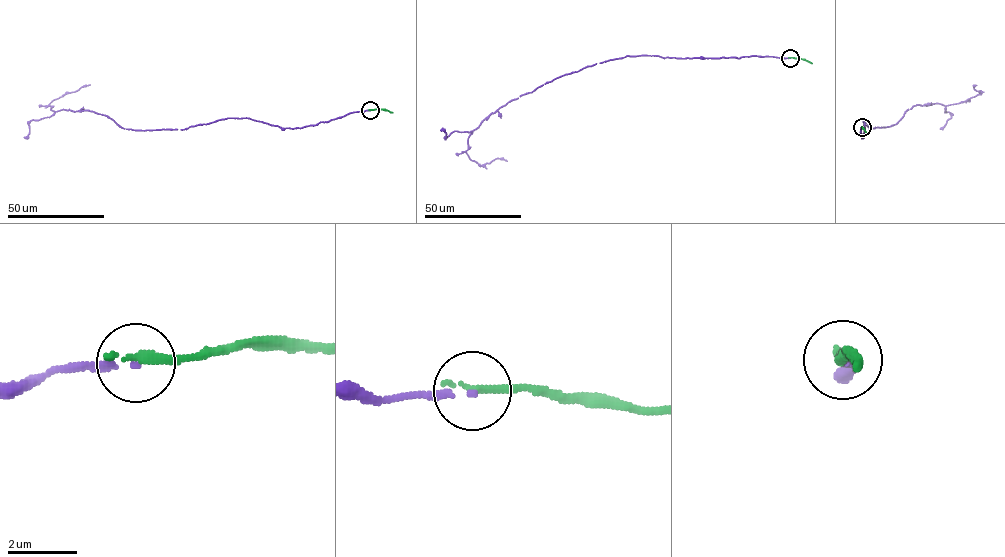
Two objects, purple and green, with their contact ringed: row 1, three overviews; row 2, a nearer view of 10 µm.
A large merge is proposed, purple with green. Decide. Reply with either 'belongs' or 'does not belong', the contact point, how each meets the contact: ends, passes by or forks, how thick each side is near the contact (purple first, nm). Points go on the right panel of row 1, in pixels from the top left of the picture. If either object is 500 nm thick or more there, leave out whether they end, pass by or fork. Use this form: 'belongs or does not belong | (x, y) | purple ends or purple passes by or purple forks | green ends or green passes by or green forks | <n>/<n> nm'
does not belong | (862, 127) | purple ends | green ends | 130/240 nm

